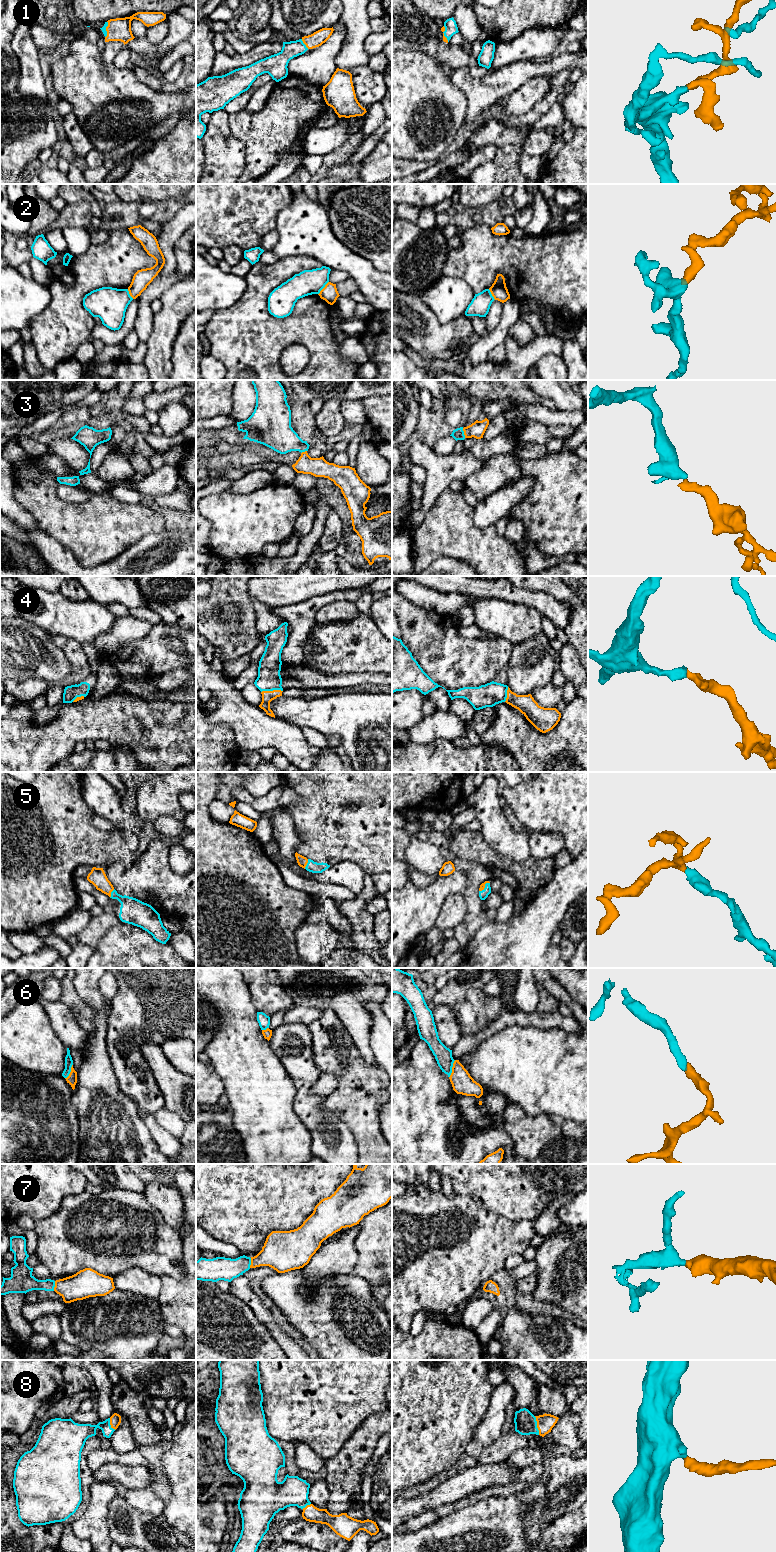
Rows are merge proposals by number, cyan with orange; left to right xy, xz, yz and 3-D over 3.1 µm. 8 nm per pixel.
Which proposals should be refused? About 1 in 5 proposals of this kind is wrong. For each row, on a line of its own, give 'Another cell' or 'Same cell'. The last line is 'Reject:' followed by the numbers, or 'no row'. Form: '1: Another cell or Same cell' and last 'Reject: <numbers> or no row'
1: Same cell
2: Another cell
3: Same cell
4: Same cell
5: Same cell
6: Same cell
7: Same cell
8: Same cell
Reject: 2

